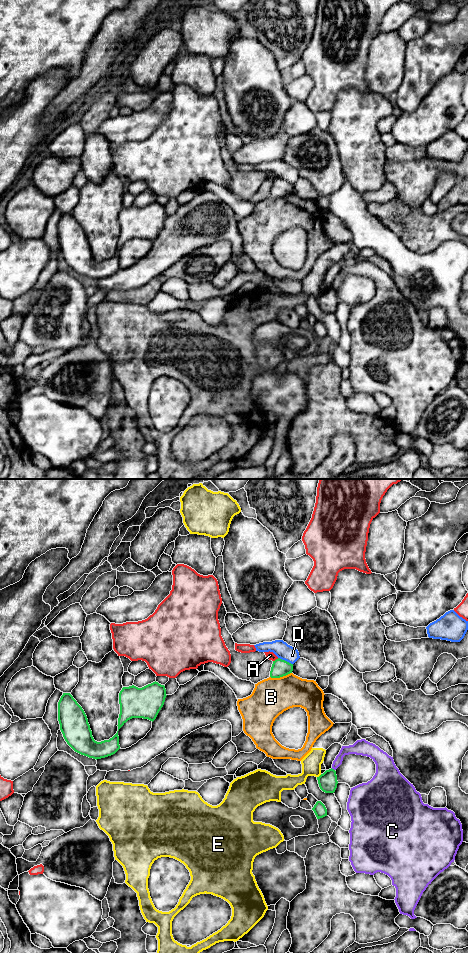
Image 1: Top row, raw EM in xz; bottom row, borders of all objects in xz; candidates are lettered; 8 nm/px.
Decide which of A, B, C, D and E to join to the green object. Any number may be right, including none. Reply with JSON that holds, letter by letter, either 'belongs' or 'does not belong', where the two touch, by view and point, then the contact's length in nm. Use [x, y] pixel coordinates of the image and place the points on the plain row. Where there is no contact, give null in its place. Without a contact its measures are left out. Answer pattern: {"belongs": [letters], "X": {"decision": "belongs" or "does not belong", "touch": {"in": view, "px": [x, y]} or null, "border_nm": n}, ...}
{"belongs": [], "A": {"decision": "does not belong", "touch": {"in": "xz", "px": [276, 179]}, "border_nm": 50}, "B": {"decision": "does not belong", "touch": {"in": "xz", "px": [280, 196]}, "border_nm": 180}, "C": {"decision": "does not belong", "touch": {"in": "xz", "px": [333, 289]}, "border_nm": 40}, "D": {"decision": "does not belong", "touch": {"in": "xz", "px": [284, 180]}, "border_nm": 130}, "E": {"decision": "does not belong", "touch": {"in": "xz", "px": [320, 295]}, "border_nm": 50}}

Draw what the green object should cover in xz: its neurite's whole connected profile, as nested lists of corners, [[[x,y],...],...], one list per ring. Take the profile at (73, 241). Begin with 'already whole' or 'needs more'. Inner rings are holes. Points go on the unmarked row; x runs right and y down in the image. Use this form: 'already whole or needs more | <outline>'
already whole | [[[63,213],[58,222],[58,241],[67,264],[81,275],[97,280],[120,269],[118,251],[109,260],[94,260],[84,230],[70,213]]]

